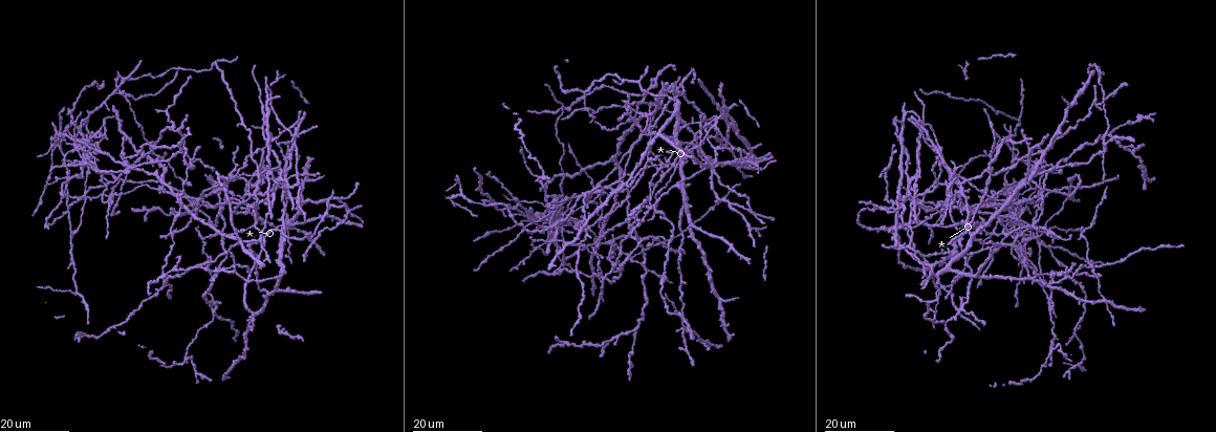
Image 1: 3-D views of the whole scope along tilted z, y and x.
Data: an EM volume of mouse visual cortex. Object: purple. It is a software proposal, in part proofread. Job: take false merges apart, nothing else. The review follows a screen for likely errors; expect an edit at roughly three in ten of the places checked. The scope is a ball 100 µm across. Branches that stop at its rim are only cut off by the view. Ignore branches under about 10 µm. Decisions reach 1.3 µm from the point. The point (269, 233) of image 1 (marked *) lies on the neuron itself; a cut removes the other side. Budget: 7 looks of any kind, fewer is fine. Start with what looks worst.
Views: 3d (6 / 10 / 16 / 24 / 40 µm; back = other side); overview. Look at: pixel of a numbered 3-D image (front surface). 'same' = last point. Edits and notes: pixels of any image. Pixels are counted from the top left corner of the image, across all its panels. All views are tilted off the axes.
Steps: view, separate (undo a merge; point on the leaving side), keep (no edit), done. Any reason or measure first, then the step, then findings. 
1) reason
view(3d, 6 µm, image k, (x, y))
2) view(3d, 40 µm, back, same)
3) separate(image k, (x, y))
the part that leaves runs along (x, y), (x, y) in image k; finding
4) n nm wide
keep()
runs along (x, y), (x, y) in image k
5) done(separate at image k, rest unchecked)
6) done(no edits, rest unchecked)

looks like a crossing
view(3d, 24 µm, image 1, (936, 146))

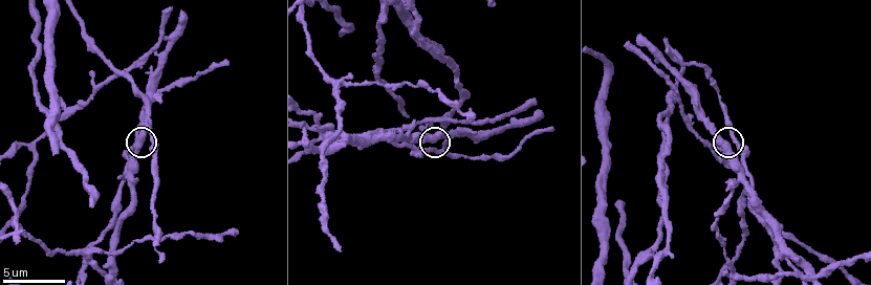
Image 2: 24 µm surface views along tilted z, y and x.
view(3d, 10 µm, image 2, (727, 150))

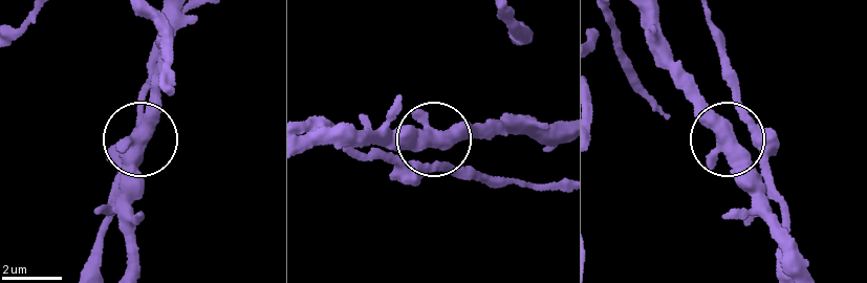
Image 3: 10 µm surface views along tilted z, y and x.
side arm 14 µm
keep()
runs along (310, 147), (430, 146), (438, 170), (456, 174) in image 3; all the same neuron

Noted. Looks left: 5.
four arms meet
view(3d, 24 µm, image 1, (85, 194))

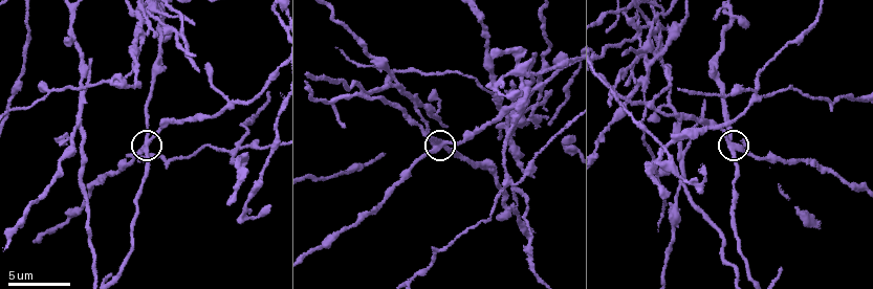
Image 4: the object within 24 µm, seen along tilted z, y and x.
view(3d, 10 µm, image 4, (146, 144))

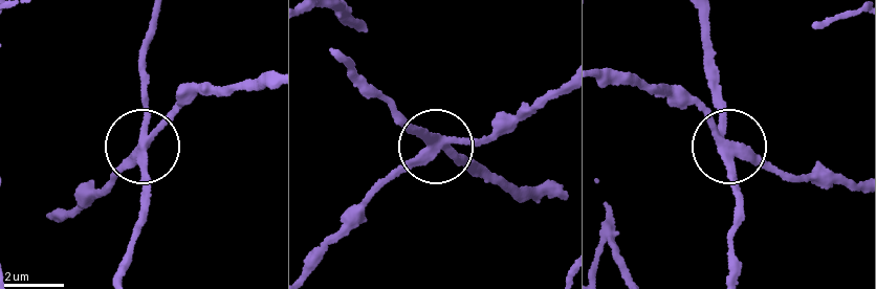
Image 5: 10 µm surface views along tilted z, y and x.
290 nm wide
separate(image 5, (147, 105))
a second neuron is stuck on

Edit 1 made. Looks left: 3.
view(overview)

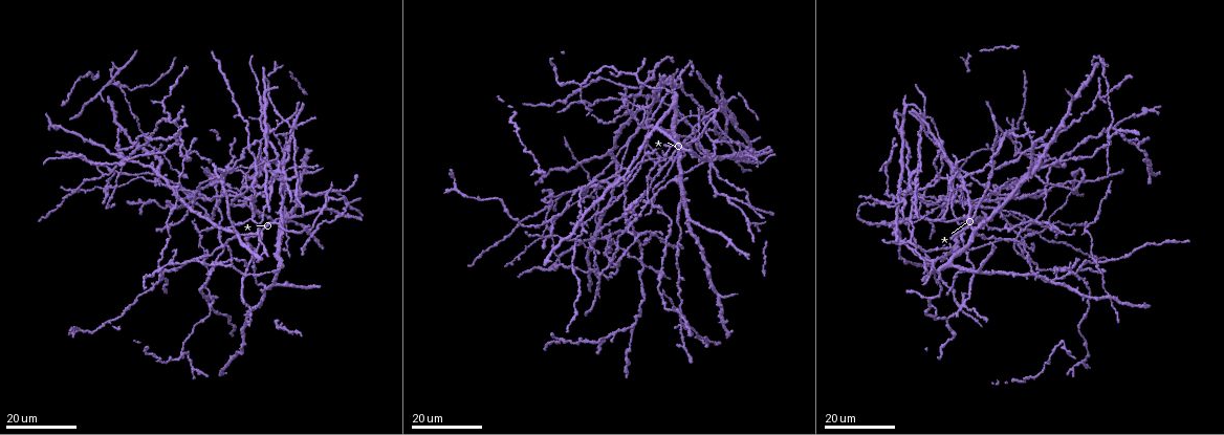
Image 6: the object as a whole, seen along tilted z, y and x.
branch point
view(3d, 24 µm, image 6, (558, 264))

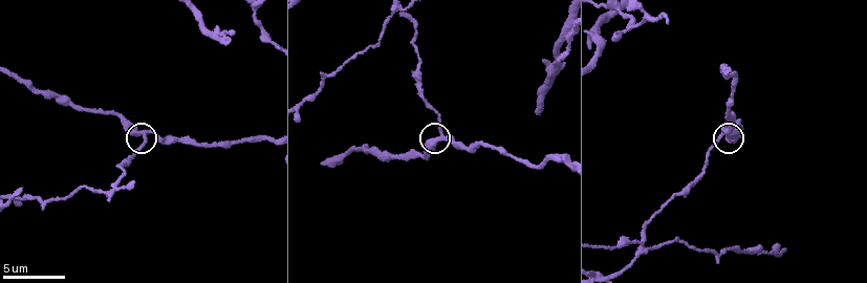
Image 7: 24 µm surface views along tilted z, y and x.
view(3d, 10 µm, image 7, (723, 135))

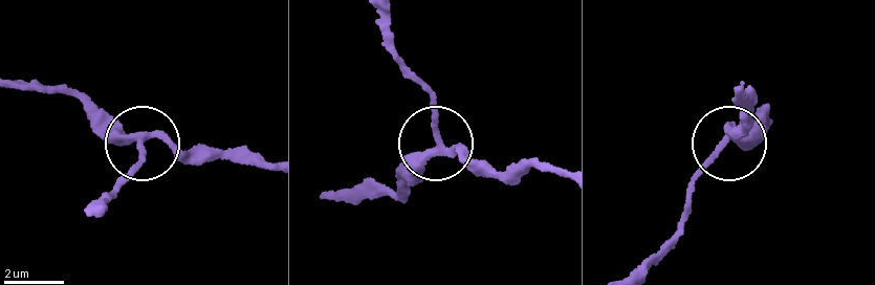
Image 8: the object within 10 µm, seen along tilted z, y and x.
200 nm wide
keep()
one neuron here

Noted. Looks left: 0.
done(separate at image 5, rest unchecked)

